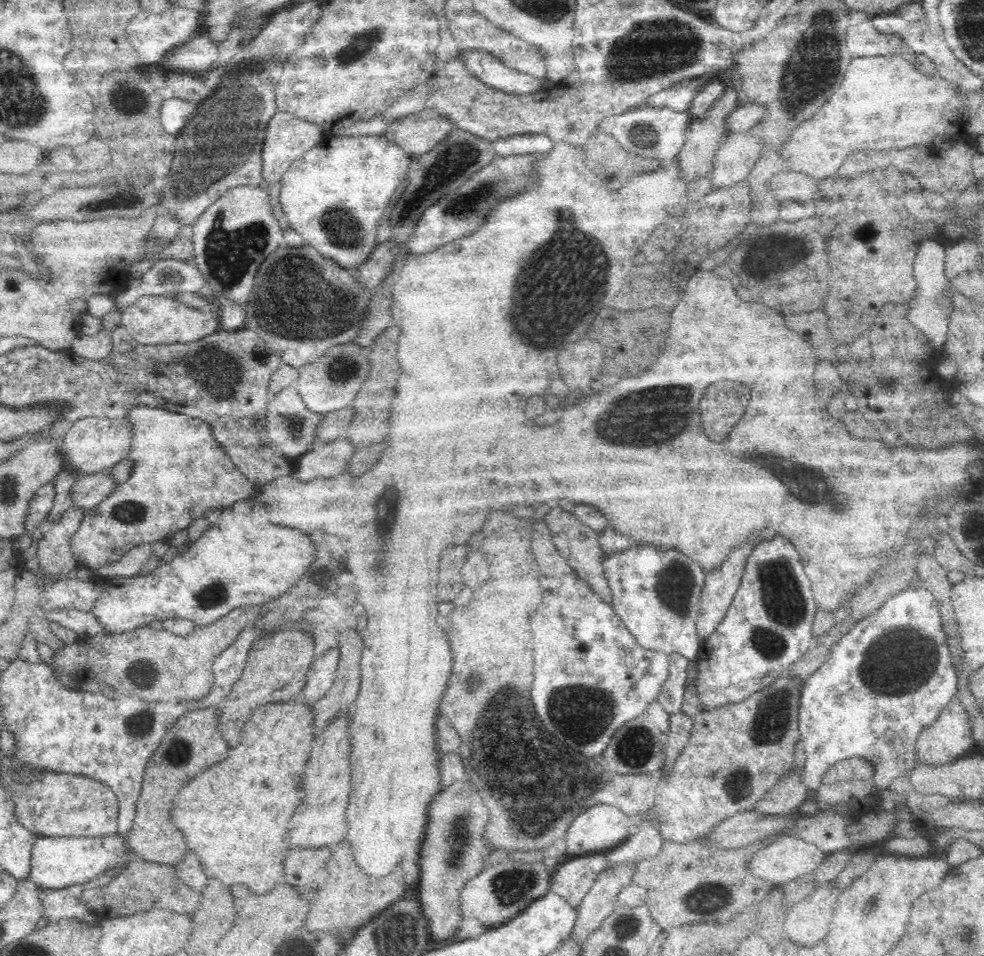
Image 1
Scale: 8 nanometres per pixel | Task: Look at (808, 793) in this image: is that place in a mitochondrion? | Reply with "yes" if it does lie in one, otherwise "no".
no

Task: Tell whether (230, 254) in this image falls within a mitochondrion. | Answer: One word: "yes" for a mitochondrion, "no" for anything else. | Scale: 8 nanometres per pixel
yes

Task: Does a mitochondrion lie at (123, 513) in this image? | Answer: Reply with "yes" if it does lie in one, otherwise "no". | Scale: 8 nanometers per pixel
yes

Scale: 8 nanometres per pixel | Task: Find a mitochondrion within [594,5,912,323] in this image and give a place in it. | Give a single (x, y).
(642, 54)

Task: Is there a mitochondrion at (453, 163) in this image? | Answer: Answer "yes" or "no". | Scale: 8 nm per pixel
yes

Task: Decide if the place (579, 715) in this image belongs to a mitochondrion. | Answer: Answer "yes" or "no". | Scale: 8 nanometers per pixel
yes

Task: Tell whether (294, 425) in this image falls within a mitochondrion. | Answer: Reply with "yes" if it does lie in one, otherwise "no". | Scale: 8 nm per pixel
yes

